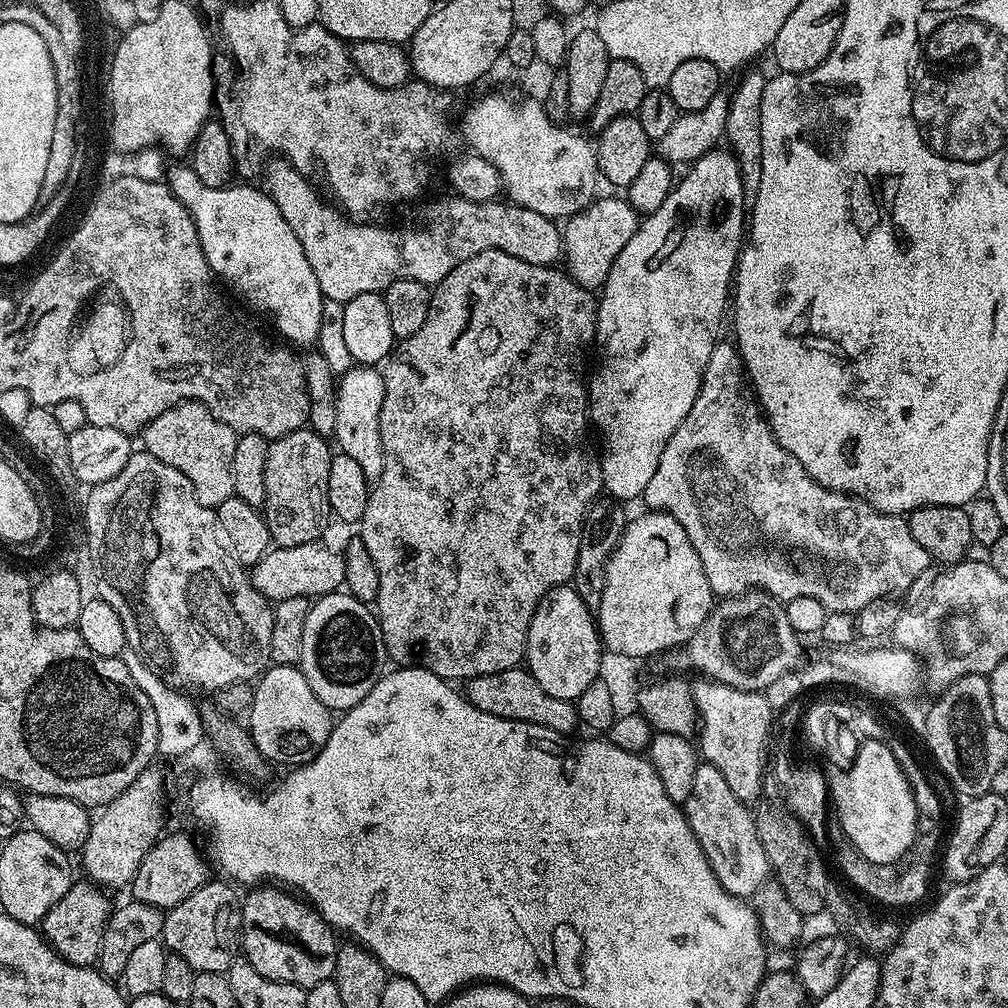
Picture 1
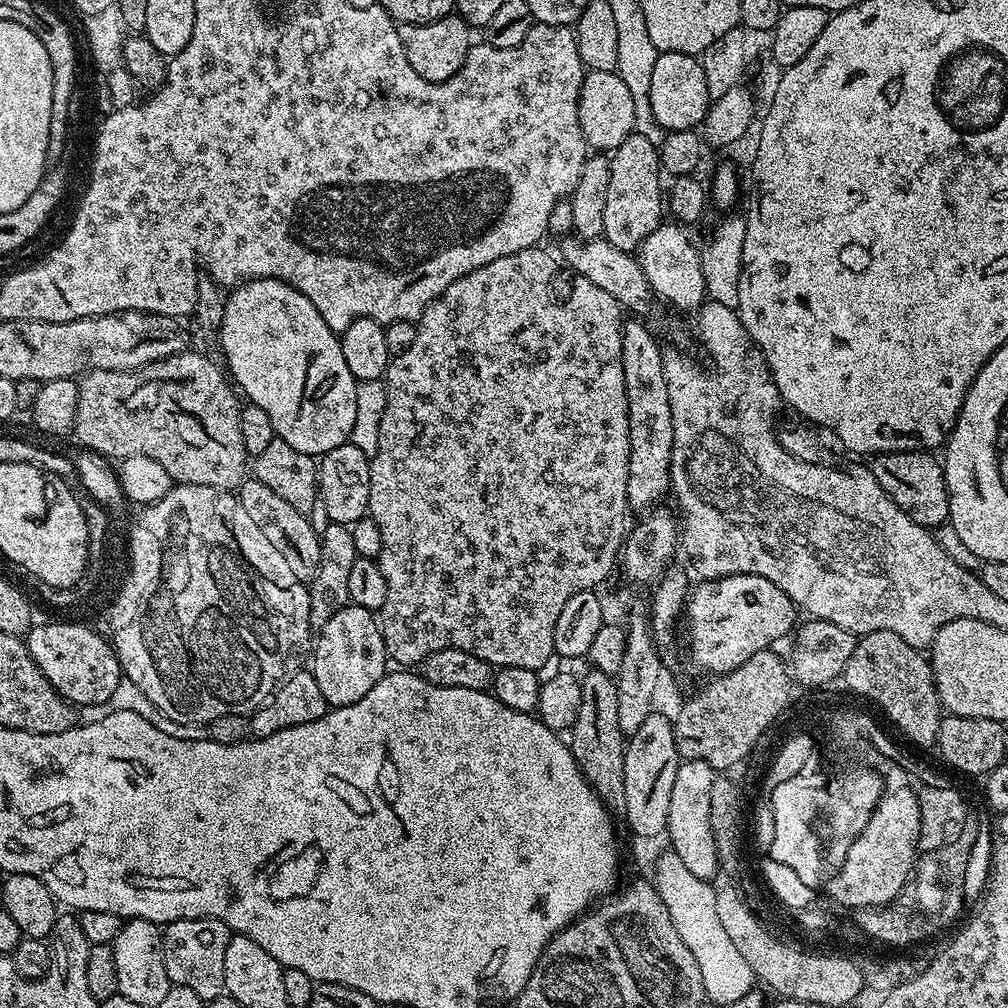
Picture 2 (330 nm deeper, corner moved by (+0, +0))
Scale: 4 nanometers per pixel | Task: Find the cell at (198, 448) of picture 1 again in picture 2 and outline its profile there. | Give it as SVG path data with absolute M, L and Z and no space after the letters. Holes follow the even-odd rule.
M187 350L132 371L85 371L78 380L78 414L74 429L79 447L116 462L134 455L152 458L176 484L235 489L245 479L244 468L246 472L250 457L242 446L242 430L238 430L242 404L236 401L237 389L217 364L200 352Z

